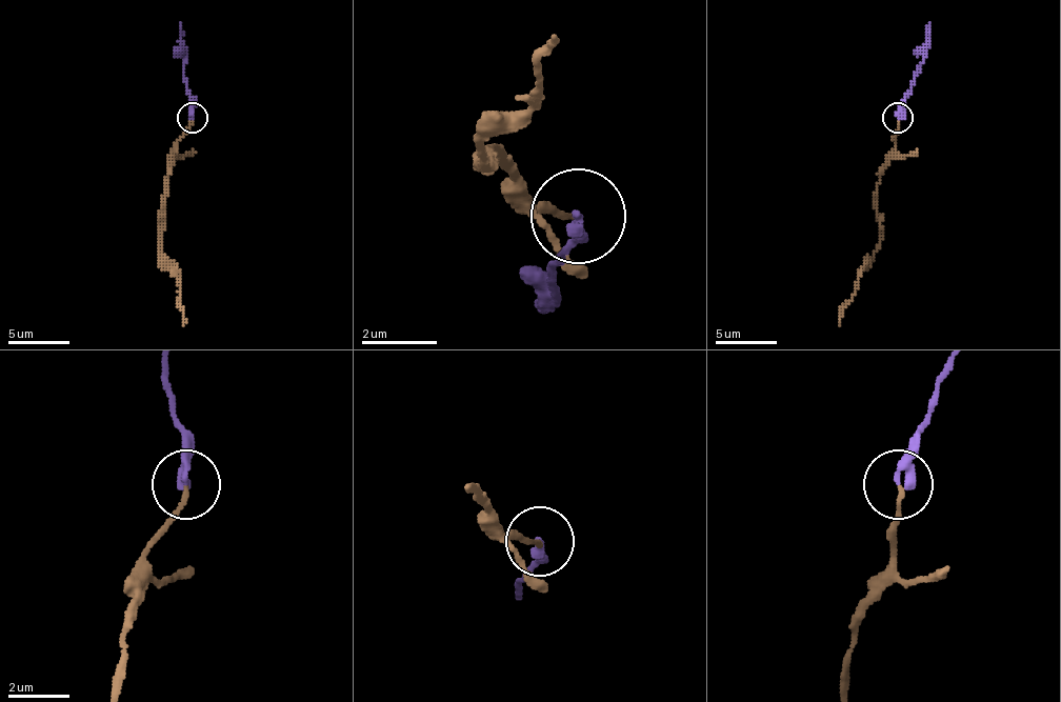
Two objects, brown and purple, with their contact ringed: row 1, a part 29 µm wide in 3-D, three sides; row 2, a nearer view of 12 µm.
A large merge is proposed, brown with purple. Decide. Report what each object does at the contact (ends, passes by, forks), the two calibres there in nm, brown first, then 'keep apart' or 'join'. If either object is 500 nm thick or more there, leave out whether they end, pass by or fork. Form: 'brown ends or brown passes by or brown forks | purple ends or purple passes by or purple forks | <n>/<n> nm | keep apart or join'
brown ends | purple passes by | 130/170 nm | join

